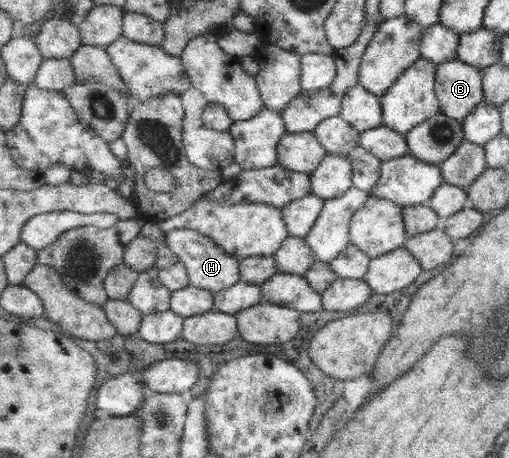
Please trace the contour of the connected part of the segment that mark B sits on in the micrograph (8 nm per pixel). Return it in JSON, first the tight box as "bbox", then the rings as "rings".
{"bbox":[436,58,485,121],"rings":[[[458,58],[438,65],[436,94],[442,103],[442,113],[463,121],[474,109],[485,101],[483,70],[471,66]]]}

